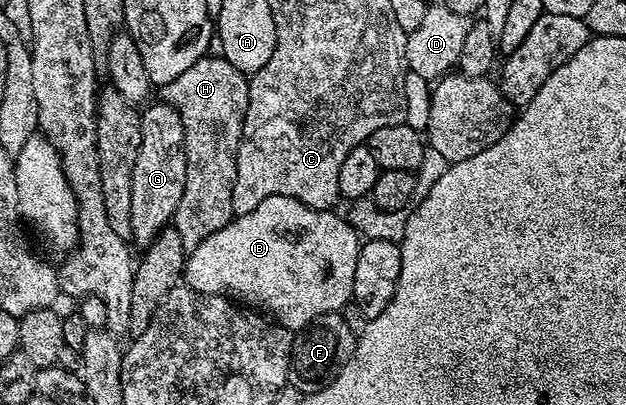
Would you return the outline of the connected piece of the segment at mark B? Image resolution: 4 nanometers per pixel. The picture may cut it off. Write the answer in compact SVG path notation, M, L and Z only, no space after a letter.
M272 195L268 199L264 199L264 203L260 203L260 207L252 207L252 211L237 214L228 224L220 227L220 231L208 235L208 239L204 239L204 243L200 243L195 249L189 250L184 270L185 284L201 293L214 293L217 297L233 299L235 302L273 319L277 324L283 325L288 330L304 329L320 315L341 311L354 295L352 279L356 279L356 259L358 258L360 235L345 216L337 217L336 214L337 212L328 209L313 209L288 195Z

